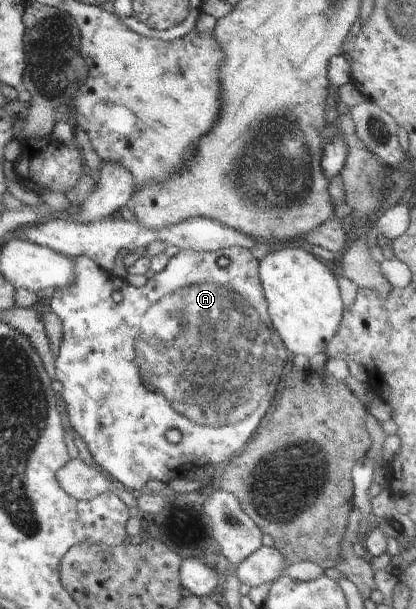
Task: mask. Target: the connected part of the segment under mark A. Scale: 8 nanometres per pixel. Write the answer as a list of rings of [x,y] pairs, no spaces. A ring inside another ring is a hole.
[[[230,247],[210,252],[198,252],[190,249],[182,249],[170,258],[168,265],[160,273],[148,279],[144,287],[136,288],[125,279],[102,270],[90,257],[78,256],[72,258],[74,261],[74,281],[55,291],[52,301],[47,306],[62,321],[63,339],[60,345],[58,358],[55,359],[56,382],[64,406],[66,415],[72,429],[78,433],[78,437],[86,443],[87,452],[92,454],[94,462],[99,469],[107,473],[116,485],[141,494],[145,490],[146,483],[150,480],[158,480],[168,484],[175,479],[185,477],[195,467],[204,468],[213,465],[222,468],[225,463],[240,453],[245,448],[245,443],[252,433],[259,429],[262,417],[270,413],[270,401],[275,398],[276,385],[280,381],[280,375],[285,364],[293,364],[294,354],[290,352],[280,340],[276,329],[264,323],[270,323],[267,311],[267,302],[264,297],[263,288],[259,279],[257,261],[248,249],[242,247]],[[226,257],[226,267],[218,265],[218,259]],[[240,343],[254,343],[254,349],[240,351]]]

